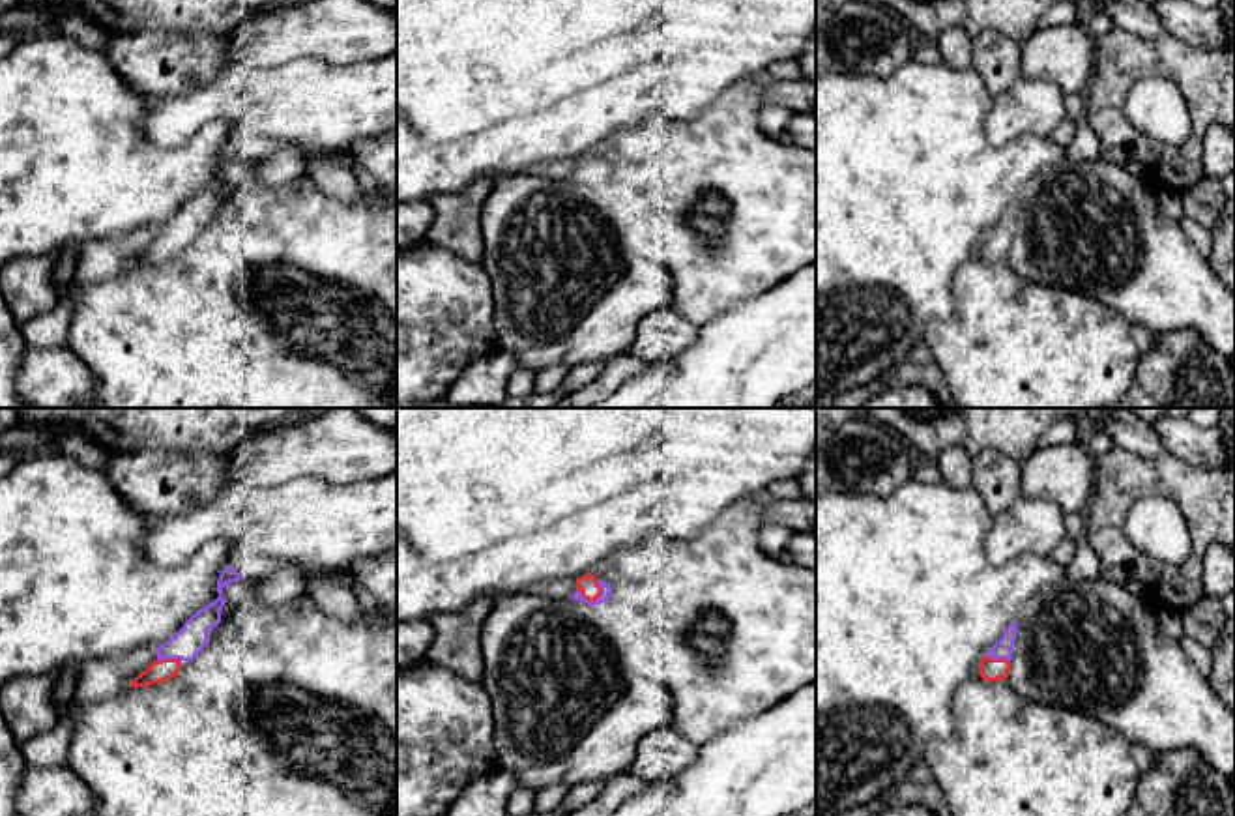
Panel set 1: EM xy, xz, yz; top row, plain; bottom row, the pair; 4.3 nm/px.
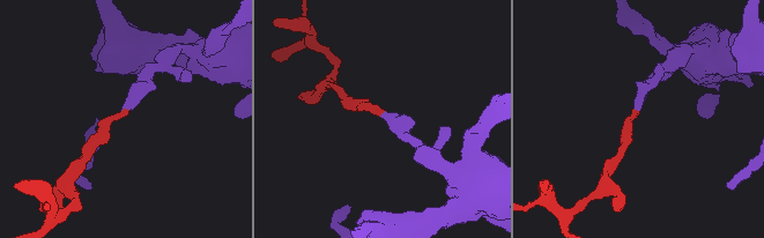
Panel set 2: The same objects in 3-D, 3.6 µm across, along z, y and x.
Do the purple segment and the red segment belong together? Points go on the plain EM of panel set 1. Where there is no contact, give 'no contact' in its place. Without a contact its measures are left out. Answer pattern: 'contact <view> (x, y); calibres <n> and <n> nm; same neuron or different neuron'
contact xz (586, 180); calibres 50 and 80 nm; same neuron

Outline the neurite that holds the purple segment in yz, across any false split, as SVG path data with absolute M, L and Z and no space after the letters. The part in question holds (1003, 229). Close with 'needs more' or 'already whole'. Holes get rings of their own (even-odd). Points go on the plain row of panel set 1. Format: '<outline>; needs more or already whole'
M1012 202L1003 217L988 230L981 241L979 253L986 262L1007 260L1016 221L1016 202Z; needs more

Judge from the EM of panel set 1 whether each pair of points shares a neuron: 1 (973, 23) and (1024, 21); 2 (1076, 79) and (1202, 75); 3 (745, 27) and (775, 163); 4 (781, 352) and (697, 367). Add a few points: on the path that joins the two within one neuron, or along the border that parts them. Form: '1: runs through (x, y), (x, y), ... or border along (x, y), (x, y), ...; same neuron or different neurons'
1: runs through (987, 19), (1011, 19); same neuron
2: border along (1095, 40), (1093, 75), (1084, 92); different neurons
3: border along (760, 75), (738, 79), (719, 98); different neurons
4: runs through (760, 352), (740, 367), (717, 367); same neuron

